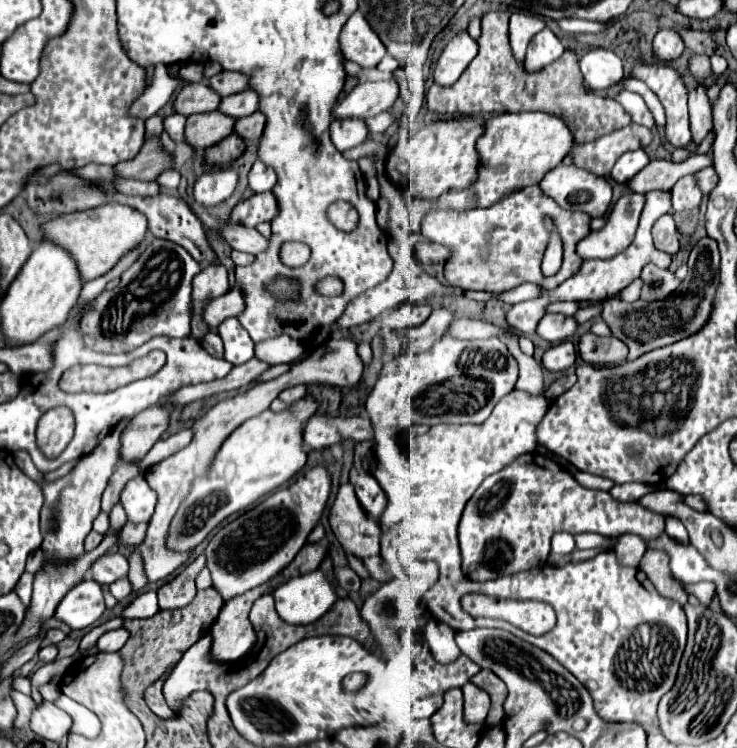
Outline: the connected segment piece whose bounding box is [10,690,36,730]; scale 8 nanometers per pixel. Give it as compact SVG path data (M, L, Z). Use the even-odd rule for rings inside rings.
M10 690L10 696L12 696L12 700L16 704L16 710L18 710L18 716L14 720L14 728L20 730L20 728L24 728L30 722L30 716L32 716L36 706L34 706L30 696L26 696L26 694L18 692L18 690Z

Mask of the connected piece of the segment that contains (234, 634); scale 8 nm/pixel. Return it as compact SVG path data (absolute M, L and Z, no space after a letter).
M270 584L252 588L242 596L236 596L224 604L220 616L212 624L212 658L216 662L234 662L246 656L254 644L256 634L248 620L248 612L256 598L270 592Z

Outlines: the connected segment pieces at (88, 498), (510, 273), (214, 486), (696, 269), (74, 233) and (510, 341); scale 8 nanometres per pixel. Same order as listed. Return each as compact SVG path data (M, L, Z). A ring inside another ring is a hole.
M122 420L112 428L112 432L100 440L100 444L86 456L82 456L76 466L56 482L48 482L42 486L44 490L44 506L40 512L40 528L44 534L42 548L52 554L50 560L74 560L84 552L84 538L92 530L92 522L100 512L100 498L120 462L120 434L126 428L128 420Z
M528 186L500 200L492 208L474 208L466 212L430 212L422 222L422 236L426 236L430 242L444 244L452 252L444 264L444 278L456 288L500 294L524 282L534 282L546 290L552 290L580 270L584 260L576 254L576 244L588 236L590 220L592 216L586 212L564 210L538 186ZM546 218L552 218L564 246L564 264L552 278L544 278L540 270L544 250L550 242L550 234L544 228Z
M304 396L282 412L264 410L264 414L258 414L236 428L216 454L208 476L194 480L192 492L172 520L168 548L180 552L196 548L224 518L248 508L264 494L270 494L288 482L306 464L302 426L316 414L316 410L318 402L312 396Z
M706 236L692 248L688 260L688 276L682 280L680 288L672 292L672 296L668 296L668 300L654 300L648 304L644 300L636 300L632 304L624 300L610 300L602 308L602 318L612 330L612 334L630 348L628 360L636 360L638 356L654 348L674 344L682 338L700 332L700 328L704 328L708 316L712 314L716 284L720 284L718 250L716 250L716 242L710 242L710 238Z
M102 204L98 208L62 214L50 222L42 224L42 238L60 244L72 252L76 266L80 268L82 282L98 278L114 268L114 264L132 248L136 248L148 232L148 220L144 214L122 204Z
M502 338L504 344L508 346L508 350L514 354L514 358L518 360L520 366L520 378L516 382L518 390L524 390L532 396L540 396L544 394L544 378L542 378L542 366L532 358L520 352L518 348L518 340L514 338Z

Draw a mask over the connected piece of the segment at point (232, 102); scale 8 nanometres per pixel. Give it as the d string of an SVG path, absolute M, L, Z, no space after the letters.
M250 90L226 96L220 102L220 112L230 116L230 118L236 118L236 120L250 116L256 110L258 110L258 94L250 92Z

